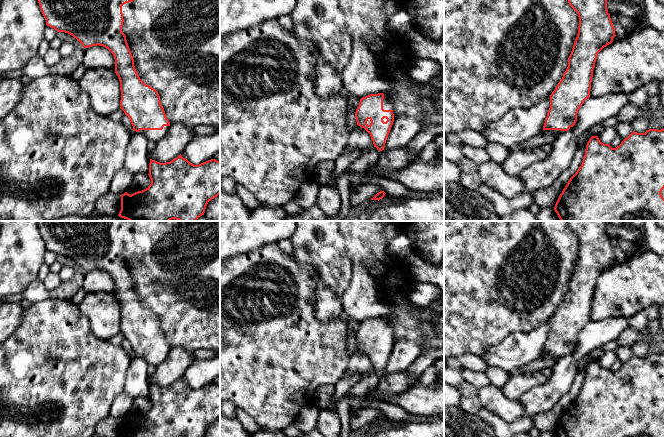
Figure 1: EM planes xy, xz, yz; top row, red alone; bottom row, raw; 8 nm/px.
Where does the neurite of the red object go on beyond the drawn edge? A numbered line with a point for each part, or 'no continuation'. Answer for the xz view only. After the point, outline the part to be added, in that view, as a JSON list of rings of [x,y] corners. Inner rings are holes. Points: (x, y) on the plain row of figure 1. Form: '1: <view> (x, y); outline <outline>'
1: xz (387, 329); outline [[[385,319],[383,323],[383,333],[392,334],[392,327],[389,325],[389,323]]]

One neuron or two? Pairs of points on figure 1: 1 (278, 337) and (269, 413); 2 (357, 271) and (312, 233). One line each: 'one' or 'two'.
1: one
2: two

